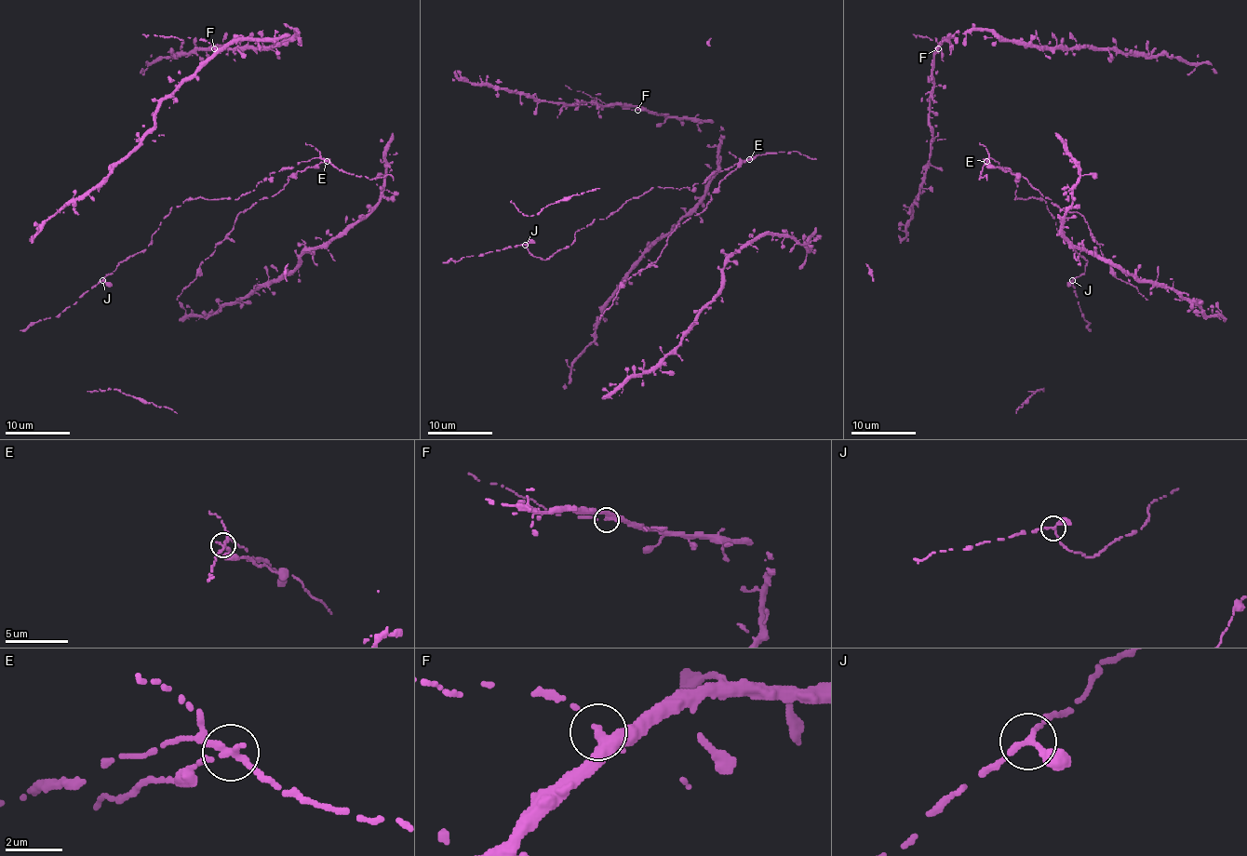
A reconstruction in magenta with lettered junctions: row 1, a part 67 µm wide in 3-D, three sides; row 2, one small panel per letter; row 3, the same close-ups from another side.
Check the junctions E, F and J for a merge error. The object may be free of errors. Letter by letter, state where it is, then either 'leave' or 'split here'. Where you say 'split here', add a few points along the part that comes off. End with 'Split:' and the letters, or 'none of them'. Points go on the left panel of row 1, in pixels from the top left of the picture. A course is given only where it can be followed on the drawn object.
E: (327, 161) | split here | (327, 160), (288, 177), (282, 190), (238, 214), (234, 228), (203, 260), (199, 272), (177, 300)
F: (214, 48) | leave
J: (102, 280) | leave
Split: E

